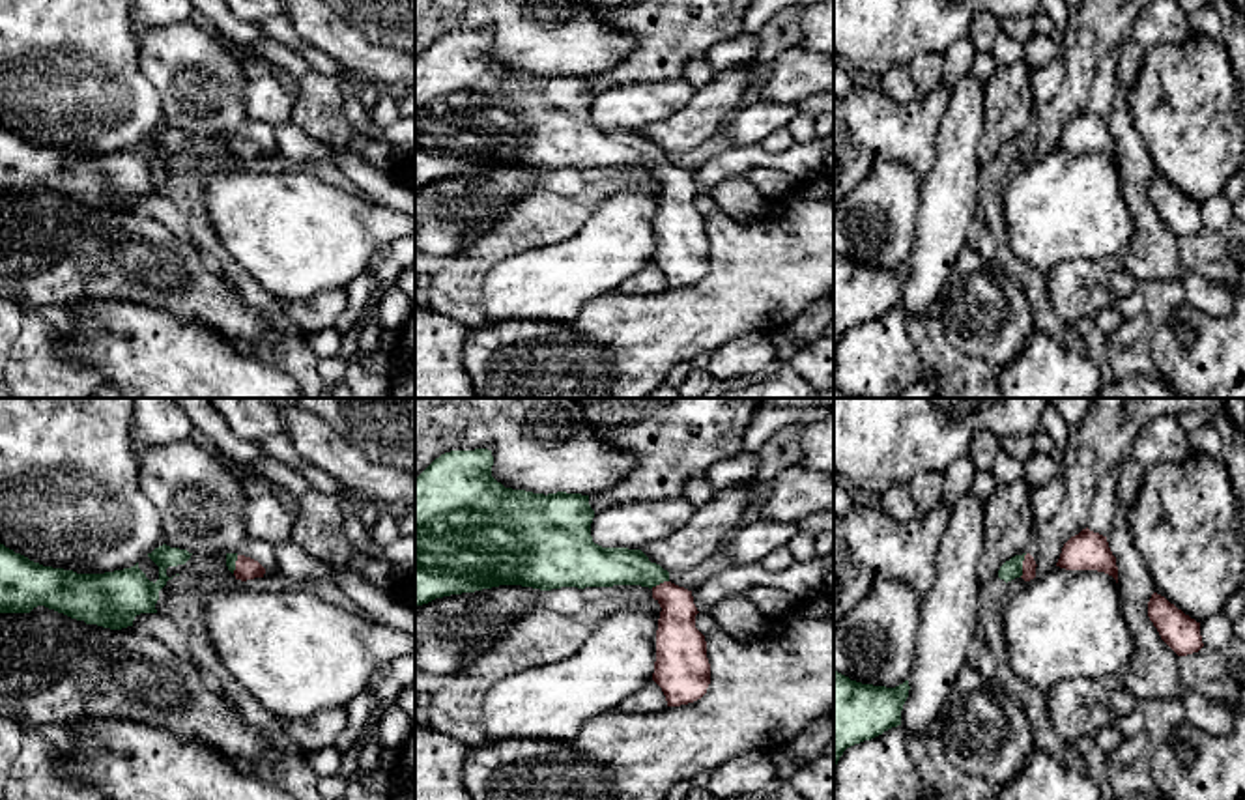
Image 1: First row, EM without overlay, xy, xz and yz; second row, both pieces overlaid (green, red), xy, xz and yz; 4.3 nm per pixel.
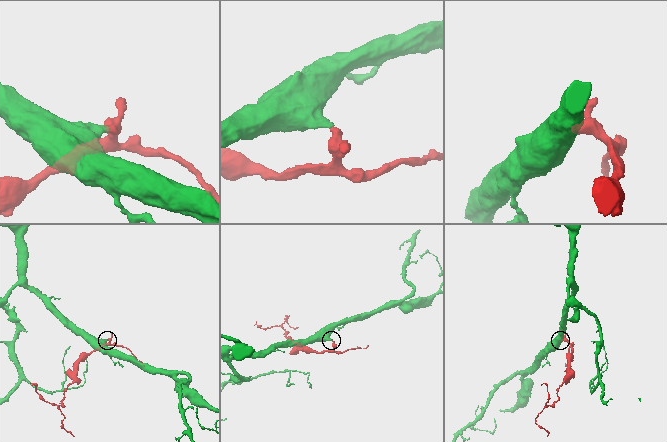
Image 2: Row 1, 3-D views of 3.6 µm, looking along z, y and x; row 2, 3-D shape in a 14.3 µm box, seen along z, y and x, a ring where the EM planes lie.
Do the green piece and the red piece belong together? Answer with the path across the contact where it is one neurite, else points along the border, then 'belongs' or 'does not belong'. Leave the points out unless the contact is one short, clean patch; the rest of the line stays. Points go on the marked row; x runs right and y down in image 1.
way yz (1012, 569), (1021, 565), (1029, 565); belongs

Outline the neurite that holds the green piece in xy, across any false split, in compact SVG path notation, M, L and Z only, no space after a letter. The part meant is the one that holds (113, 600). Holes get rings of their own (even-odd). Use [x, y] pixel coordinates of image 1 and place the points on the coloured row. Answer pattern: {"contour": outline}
{"contour": "M0 544L0 613L30 613L45 606L71 619L110 630L133 626L140 613L157 613L159 591L166 585L166 568L185 564L193 553L166 544L148 557L159 566L153 583L138 568L77 574L43 566Z"}

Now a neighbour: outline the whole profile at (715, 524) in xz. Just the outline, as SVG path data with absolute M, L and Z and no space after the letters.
M750 479L714 493L695 508L682 529L651 542L641 551L669 574L697 566L735 536L744 510L759 499L763 488L757 479Z

